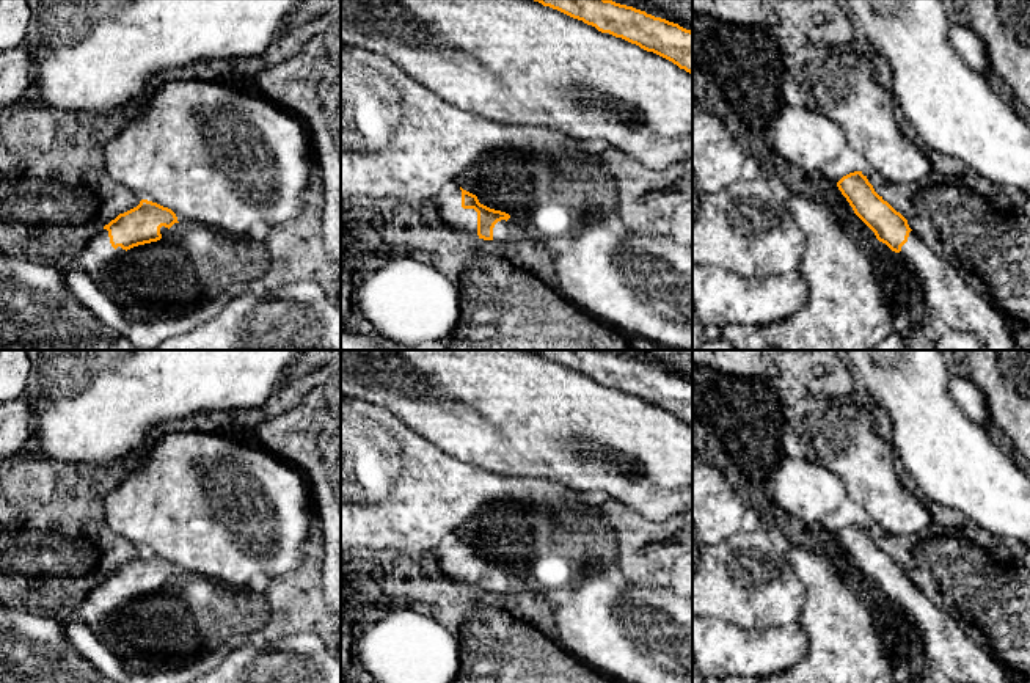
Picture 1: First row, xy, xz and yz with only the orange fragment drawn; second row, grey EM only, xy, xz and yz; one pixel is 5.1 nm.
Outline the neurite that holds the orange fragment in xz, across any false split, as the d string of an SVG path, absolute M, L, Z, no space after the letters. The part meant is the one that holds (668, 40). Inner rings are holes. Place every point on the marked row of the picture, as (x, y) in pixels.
M534 0L653 52L692 75L692 31L612 0Z

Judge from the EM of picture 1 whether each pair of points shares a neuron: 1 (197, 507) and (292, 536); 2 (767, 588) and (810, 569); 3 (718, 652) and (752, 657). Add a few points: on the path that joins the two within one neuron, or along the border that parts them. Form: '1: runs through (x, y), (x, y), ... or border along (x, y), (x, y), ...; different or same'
1: runs through (220, 512), (236, 525), (258, 525), (269, 536); same
2: border along (782, 555), (804, 589), (801, 611); different
3: runs through (726, 652), (745, 652); same

